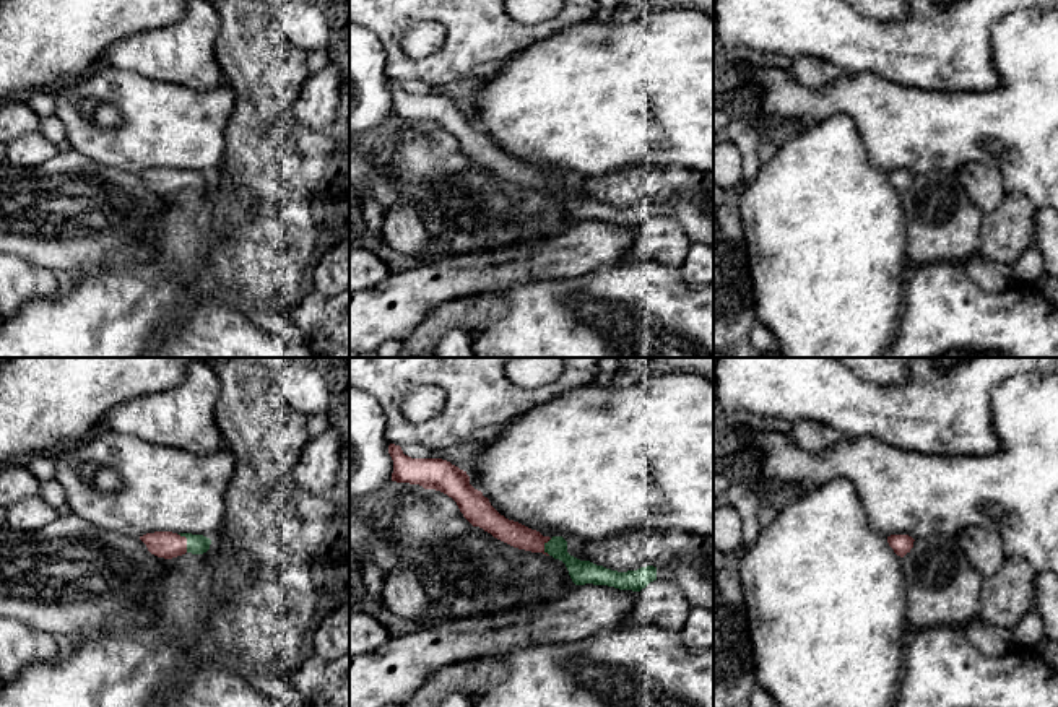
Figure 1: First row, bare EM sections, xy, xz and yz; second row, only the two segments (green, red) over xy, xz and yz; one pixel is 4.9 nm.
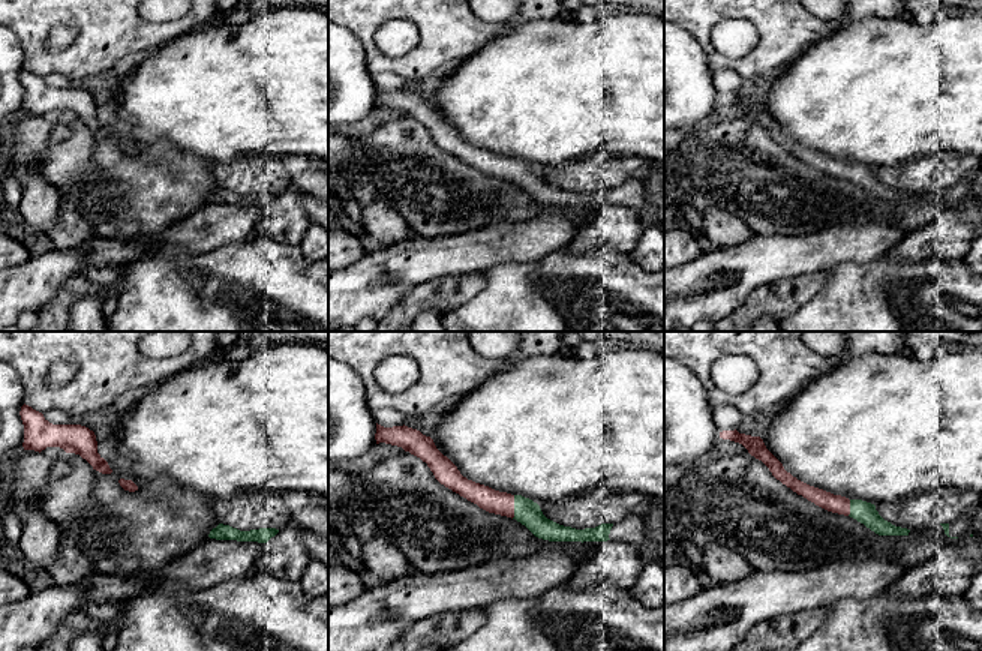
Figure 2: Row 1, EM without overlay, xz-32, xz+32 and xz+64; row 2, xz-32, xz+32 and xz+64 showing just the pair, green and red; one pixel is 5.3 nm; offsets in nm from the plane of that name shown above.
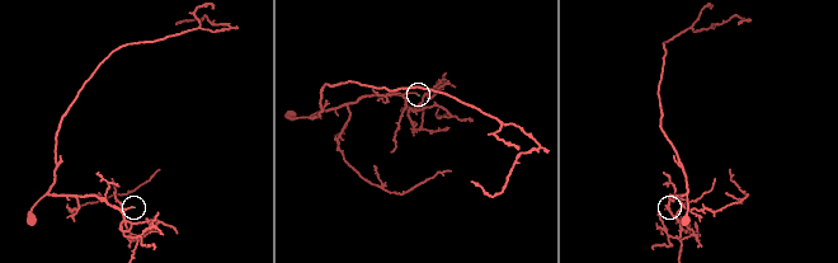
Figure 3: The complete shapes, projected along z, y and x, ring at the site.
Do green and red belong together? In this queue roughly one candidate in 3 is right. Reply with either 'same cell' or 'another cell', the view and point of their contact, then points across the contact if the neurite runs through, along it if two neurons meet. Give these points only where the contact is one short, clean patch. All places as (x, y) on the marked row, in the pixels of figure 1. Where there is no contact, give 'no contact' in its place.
same cell; meets green in xy at (187, 542); runs through xy (195, 543), (187, 542), (168, 545)

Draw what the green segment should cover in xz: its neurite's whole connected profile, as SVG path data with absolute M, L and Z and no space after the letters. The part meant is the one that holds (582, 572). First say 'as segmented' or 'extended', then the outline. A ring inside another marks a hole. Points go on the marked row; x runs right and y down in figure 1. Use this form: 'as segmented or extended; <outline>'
extended; M395 444L388 445L388 453L393 460L392 481L419 484L424 489L447 494L473 527L483 528L514 548L543 553L562 561L575 585L593 583L640 592L657 579L670 579L684 590L692 608L704 606L713 611L713 587L696 569L676 557L658 569L647 566L627 572L580 561L567 553L567 541L562 536L543 536L540 531L501 515L489 499L470 484L466 471L450 462L442 458L411 458Z

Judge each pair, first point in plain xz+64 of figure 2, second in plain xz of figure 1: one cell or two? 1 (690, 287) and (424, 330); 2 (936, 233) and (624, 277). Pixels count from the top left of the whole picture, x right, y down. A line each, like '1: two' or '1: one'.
1: two
2: two

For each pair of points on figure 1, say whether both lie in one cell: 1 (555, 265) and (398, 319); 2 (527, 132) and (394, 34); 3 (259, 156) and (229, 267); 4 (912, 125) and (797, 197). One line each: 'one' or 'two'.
1: one
2: two
3: one
4: two

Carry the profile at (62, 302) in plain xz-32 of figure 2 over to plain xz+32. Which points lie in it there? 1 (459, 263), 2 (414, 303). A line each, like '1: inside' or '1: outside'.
1: outside
2: inside

